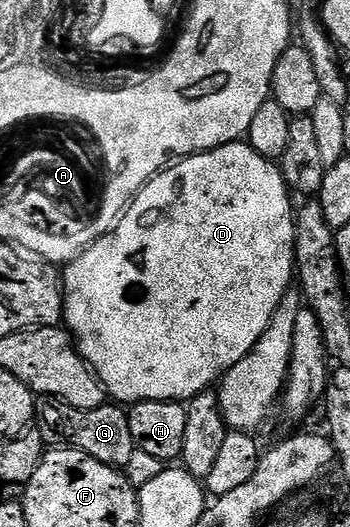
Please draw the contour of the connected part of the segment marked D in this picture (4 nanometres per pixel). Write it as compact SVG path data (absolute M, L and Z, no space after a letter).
M248 141L232 142L214 150L204 150L202 154L182 157L161 173L156 174L133 197L133 203L125 210L109 233L100 235L93 246L89 246L79 257L64 267L64 325L77 351L81 353L86 364L93 369L110 399L121 404L147 400L188 403L189 399L210 389L214 384L220 383L223 375L231 368L235 368L235 364L239 364L239 360L243 360L243 356L247 356L251 348L255 348L259 336L267 332L267 324L271 324L271 316L275 316L283 296L295 282L293 260L295 202L292 200L294 201L291 191L285 184L284 176L281 175L280 165L276 161L259 156L259 152L249 147Z

